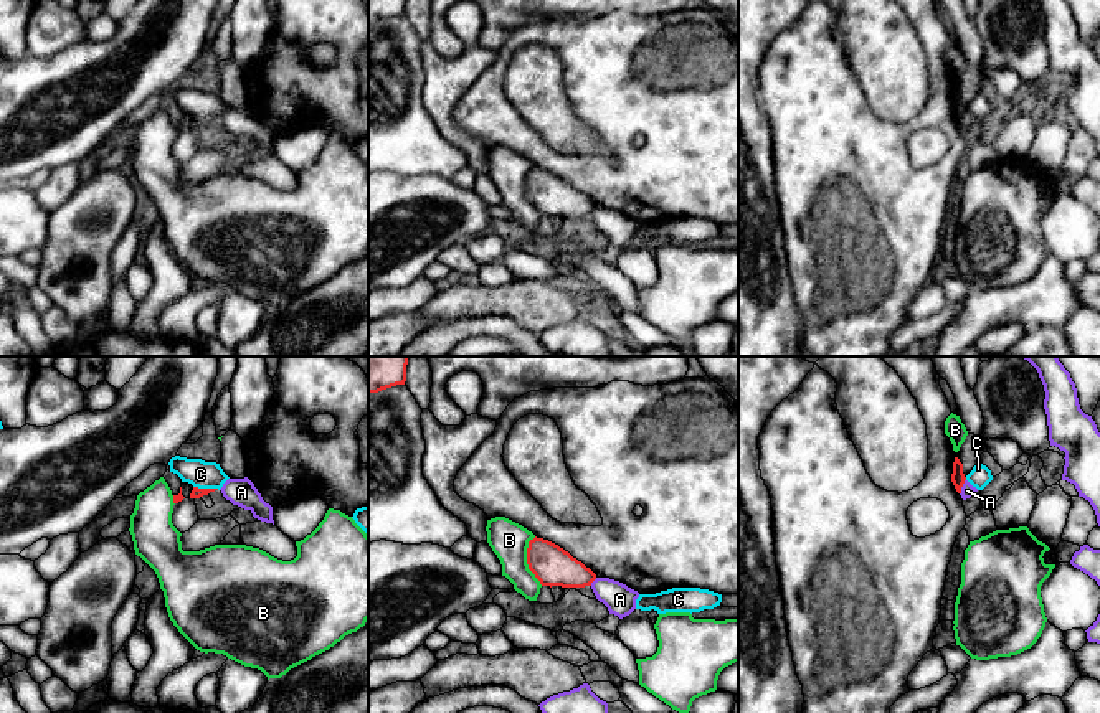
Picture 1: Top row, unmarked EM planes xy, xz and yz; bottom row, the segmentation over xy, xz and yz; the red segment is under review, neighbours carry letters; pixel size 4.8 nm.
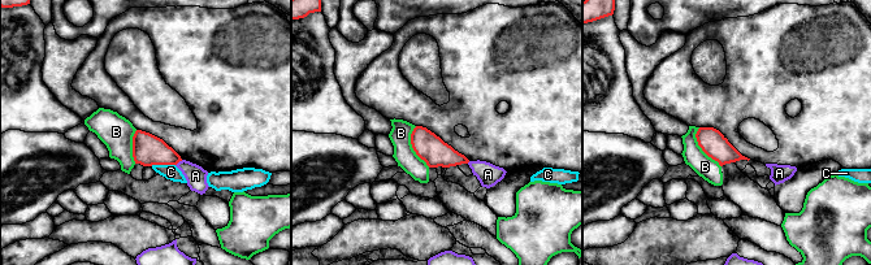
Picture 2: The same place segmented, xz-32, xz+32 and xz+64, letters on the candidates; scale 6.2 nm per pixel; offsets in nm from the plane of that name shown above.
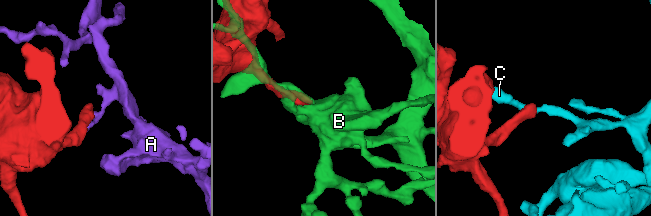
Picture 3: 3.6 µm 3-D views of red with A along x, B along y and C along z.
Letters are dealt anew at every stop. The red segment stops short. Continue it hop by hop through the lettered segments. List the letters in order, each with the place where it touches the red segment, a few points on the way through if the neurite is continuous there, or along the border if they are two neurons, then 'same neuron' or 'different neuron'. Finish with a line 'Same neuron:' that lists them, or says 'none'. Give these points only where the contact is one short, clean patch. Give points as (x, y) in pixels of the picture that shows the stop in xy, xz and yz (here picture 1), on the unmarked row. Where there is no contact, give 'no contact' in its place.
A: yz (962, 116) | along yz (965, 109), (960, 124) | different neuron
B: xz (527, 192) | different neuron
C: xy (207, 119) | along xy (194, 116), (218, 119) | different neuron
Same neuron: none

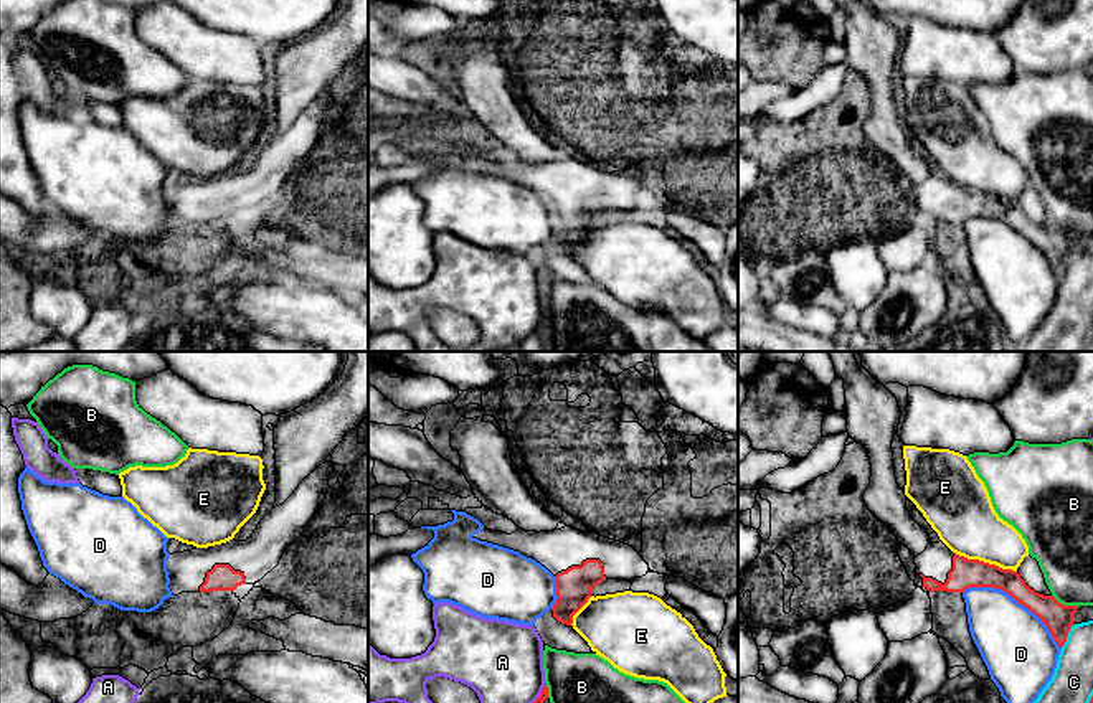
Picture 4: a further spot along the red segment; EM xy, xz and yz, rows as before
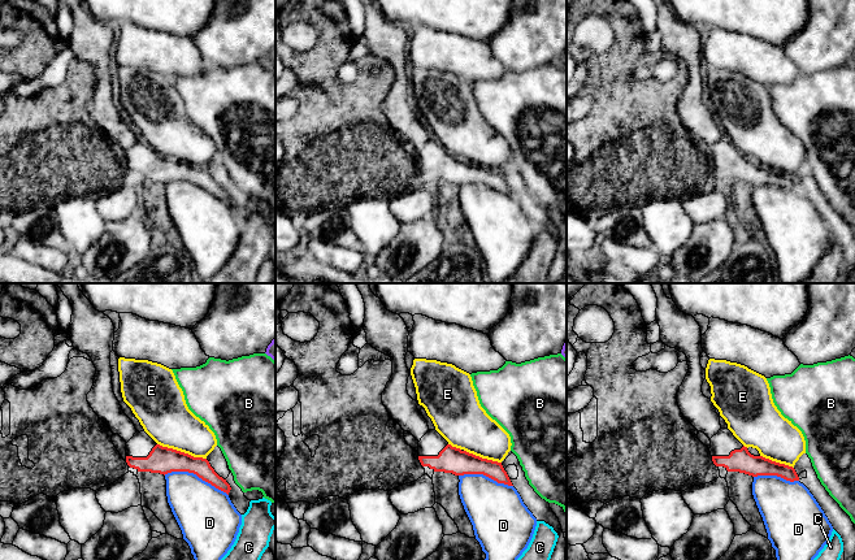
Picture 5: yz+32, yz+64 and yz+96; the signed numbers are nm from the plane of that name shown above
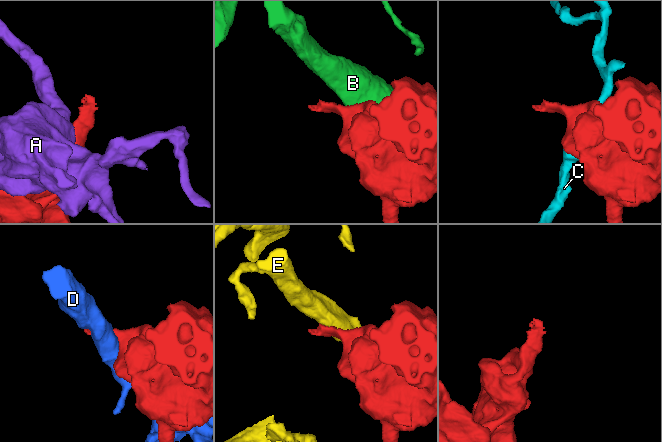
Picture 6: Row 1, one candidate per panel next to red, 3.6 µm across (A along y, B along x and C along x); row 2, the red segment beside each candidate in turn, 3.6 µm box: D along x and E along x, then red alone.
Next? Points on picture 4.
A: xz (524, 340) | different neuron
B: yz (1065, 236) | along yz (1052, 225), (1064, 235), (1078, 236) | different neuron
C: yz (1067, 266) | different neuron
D: yz (1016, 230) | different neuron
E: yz (986, 193) | along yz (955, 182), (1016, 202) | different neuron
Same neuron: none

